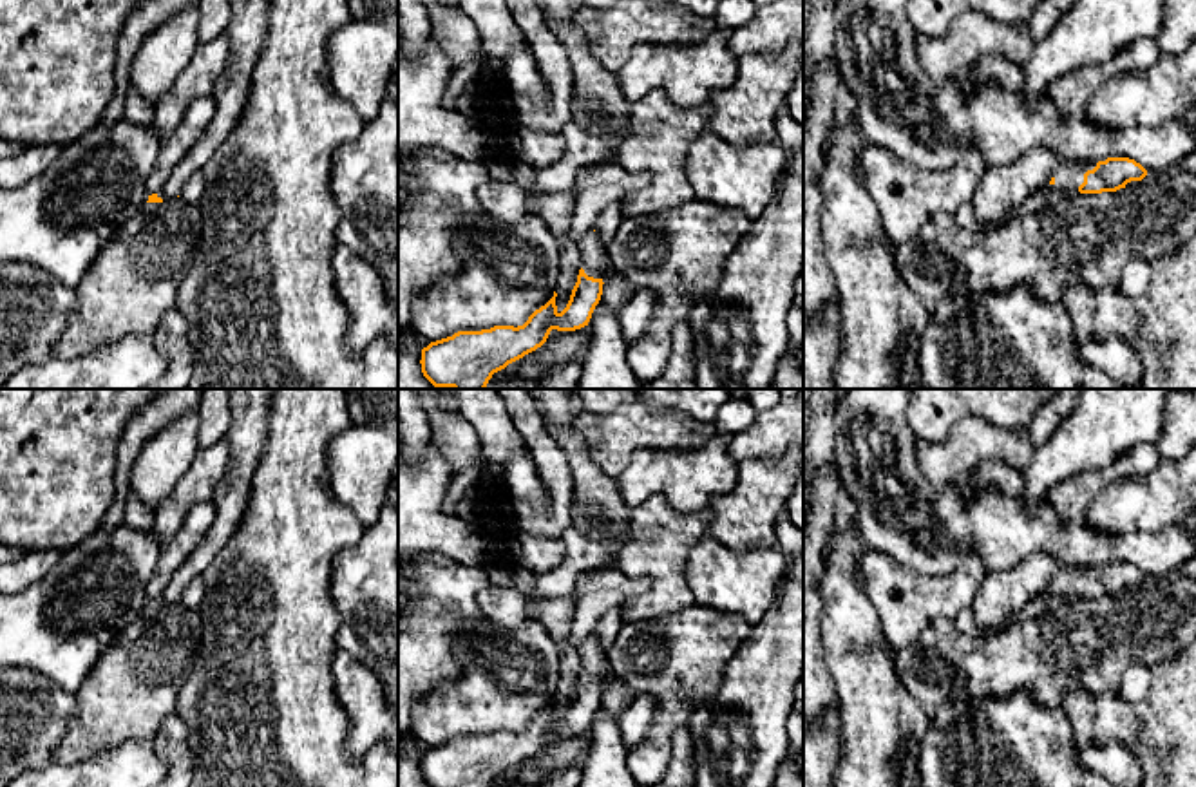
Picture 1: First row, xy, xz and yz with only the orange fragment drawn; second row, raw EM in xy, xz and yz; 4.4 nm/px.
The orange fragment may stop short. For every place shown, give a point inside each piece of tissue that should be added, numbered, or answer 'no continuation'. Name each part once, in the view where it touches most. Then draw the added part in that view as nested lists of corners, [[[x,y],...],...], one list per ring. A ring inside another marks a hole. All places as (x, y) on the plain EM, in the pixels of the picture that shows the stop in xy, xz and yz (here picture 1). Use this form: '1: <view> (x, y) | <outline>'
1: yz (1068, 581) | [[[1058,564],[1058,570],[1053,575],[1055,593],[1062,597],[1077,597],[1084,588],[1084,579],[1095,572],[1096,568],[1073,568]]]

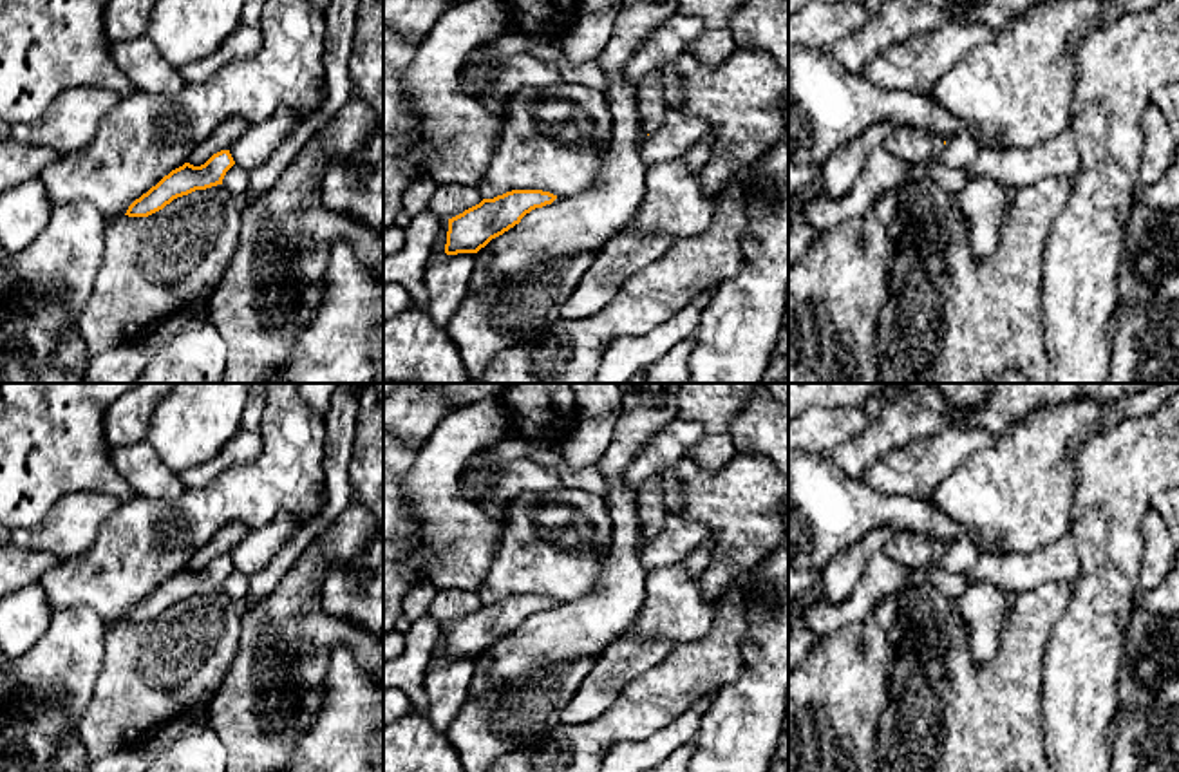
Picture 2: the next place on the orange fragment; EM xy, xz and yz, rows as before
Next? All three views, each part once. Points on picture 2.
no continuation

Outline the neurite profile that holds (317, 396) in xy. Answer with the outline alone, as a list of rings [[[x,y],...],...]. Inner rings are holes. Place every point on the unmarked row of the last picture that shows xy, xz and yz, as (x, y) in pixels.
[[[298,383],[298,394],[313,412],[325,416],[336,385],[338,383]]]

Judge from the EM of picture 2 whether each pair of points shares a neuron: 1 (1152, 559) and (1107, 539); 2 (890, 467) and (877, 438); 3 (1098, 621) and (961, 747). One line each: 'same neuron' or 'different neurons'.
1: different neurons
2: different neurons
3: different neurons

